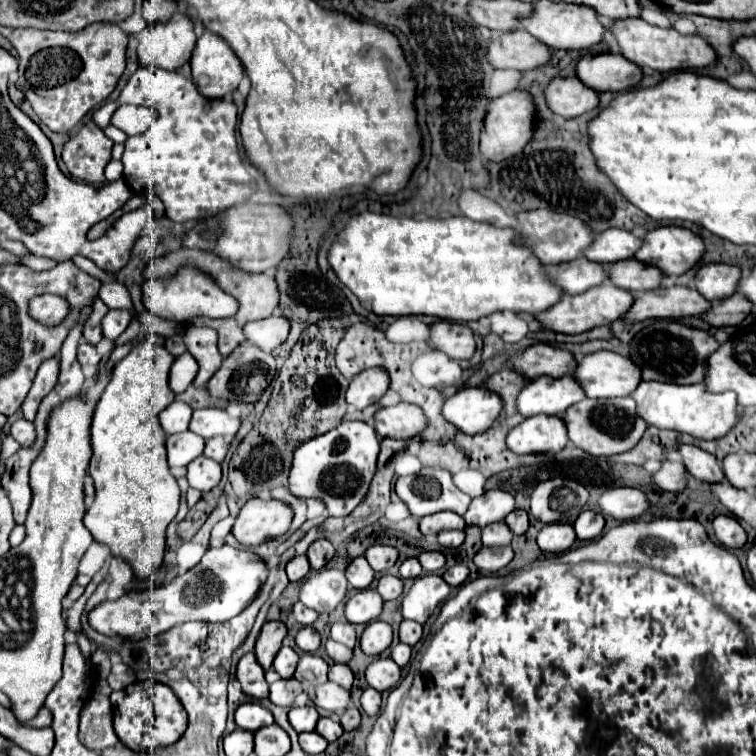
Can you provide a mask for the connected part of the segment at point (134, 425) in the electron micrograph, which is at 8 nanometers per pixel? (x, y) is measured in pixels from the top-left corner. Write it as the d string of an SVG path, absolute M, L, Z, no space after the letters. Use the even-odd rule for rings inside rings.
M148 331L146 337L136 343L130 353L112 369L112 377L96 405L94 421L92 421L92 459L90 459L90 475L94 479L96 497L94 503L86 509L84 525L92 533L96 543L104 543L110 547L114 557L126 561L138 579L150 579L162 567L164 547L166 547L166 527L176 517L180 489L174 475L166 463L166 433L158 423L158 413L174 401L174 391L168 387L168 371L174 363L170 351L154 343L156 333Z

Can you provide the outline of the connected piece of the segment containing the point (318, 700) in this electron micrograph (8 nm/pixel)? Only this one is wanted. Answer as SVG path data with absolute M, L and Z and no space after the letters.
M328 681L316 689L310 689L308 695L316 707L322 707L336 715L342 715L350 707L350 691L346 691L344 687L332 683L332 681Z

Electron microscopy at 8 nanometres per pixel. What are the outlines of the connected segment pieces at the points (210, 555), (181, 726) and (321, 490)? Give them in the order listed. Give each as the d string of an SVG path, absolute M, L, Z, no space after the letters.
M222 545L218 549L210 547L198 565L166 585L154 591L130 591L118 601L98 603L88 613L88 623L106 637L118 635L140 641L186 621L228 621L254 601L266 577L268 567L256 553L230 545Z
M136 681L122 691L110 695L114 707L114 729L120 741L140 753L152 753L156 749L176 743L186 731L186 711L172 689L158 681Z
M342 421L336 429L318 435L294 453L288 487L300 499L318 497L324 501L330 517L346 517L364 499L376 471L380 441L376 429L364 421Z

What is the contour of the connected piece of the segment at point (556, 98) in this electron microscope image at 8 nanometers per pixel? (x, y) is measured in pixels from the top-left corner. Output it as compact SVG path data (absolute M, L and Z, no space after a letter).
M578 77L554 79L546 87L546 101L548 107L564 119L572 119L586 111L592 111L600 103L598 91L586 87Z

